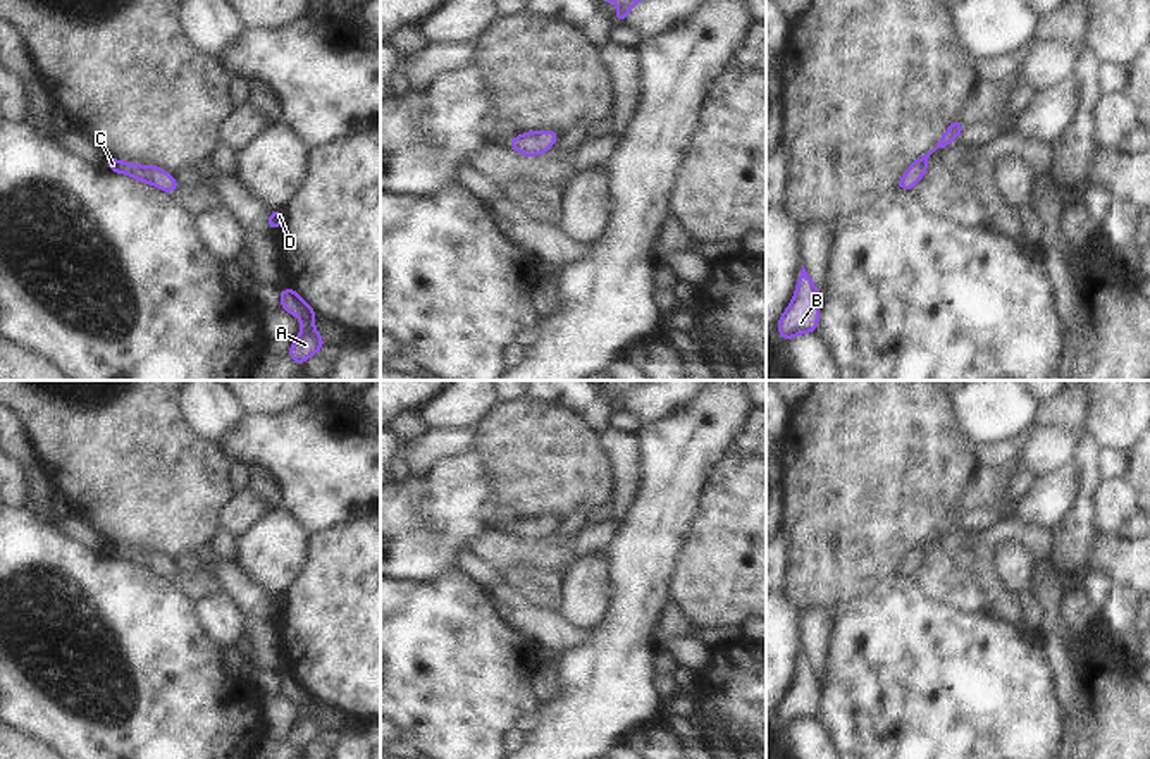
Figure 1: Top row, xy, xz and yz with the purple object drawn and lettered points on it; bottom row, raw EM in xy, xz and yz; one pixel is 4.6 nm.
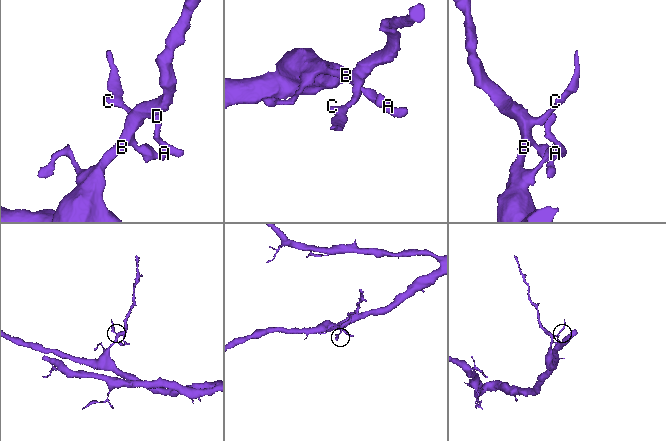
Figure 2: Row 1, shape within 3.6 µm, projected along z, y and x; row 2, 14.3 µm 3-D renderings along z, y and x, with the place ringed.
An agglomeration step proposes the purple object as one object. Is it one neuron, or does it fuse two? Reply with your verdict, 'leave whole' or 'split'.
leave whole

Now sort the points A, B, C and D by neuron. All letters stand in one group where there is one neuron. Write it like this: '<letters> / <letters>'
A B C D

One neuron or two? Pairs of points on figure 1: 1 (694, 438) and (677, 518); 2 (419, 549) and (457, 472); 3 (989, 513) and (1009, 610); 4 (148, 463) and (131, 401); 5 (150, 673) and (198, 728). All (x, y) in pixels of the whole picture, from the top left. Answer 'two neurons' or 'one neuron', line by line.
1: one neuron
2: one neuron
3: two neurons
4: one neuron
5: one neuron

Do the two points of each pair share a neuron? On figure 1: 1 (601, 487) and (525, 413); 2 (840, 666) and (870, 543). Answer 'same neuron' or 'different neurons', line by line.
1: same neuron
2: different neurons

